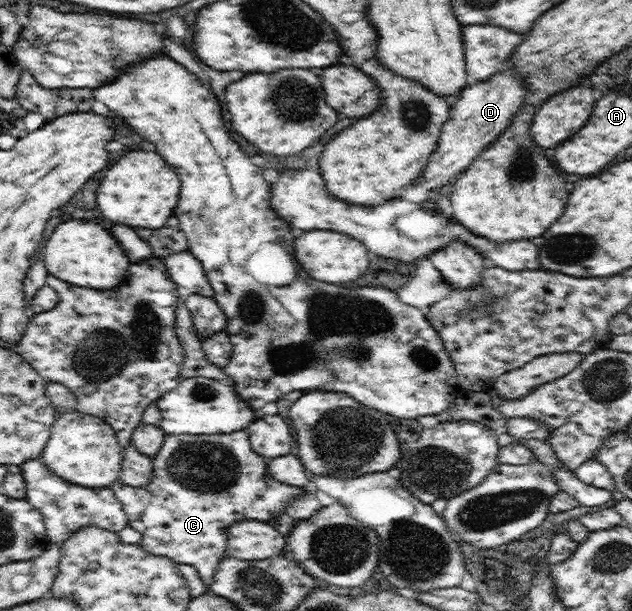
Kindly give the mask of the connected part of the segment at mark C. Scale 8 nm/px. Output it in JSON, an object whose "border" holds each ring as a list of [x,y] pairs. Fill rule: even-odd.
{"border":[[[244,430],[214,435],[165,434],[165,440],[162,444],[162,447],[153,457],[153,470],[151,475],[152,481],[150,481],[146,487],[133,487],[127,484],[122,485],[122,483],[117,481],[110,486],[110,489],[112,489],[115,497],[120,500],[126,515],[129,517],[130,527],[142,534],[142,539],[139,543],[142,546],[142,549],[145,549],[148,553],[153,553],[154,555],[169,557],[177,564],[187,563],[188,565],[192,565],[192,567],[197,569],[198,575],[201,575],[202,579],[206,582],[207,591],[210,591],[210,584],[212,583],[213,575],[217,572],[217,567],[220,565],[221,559],[225,558],[227,555],[229,527],[232,524],[236,524],[237,521],[244,520],[258,520],[268,522],[273,517],[278,517],[278,515],[281,513],[285,513],[286,506],[294,498],[301,498],[304,493],[308,493],[305,487],[300,488],[275,481],[273,475],[268,473],[266,460],[267,459],[263,455],[256,453],[251,448],[249,435]]]}

